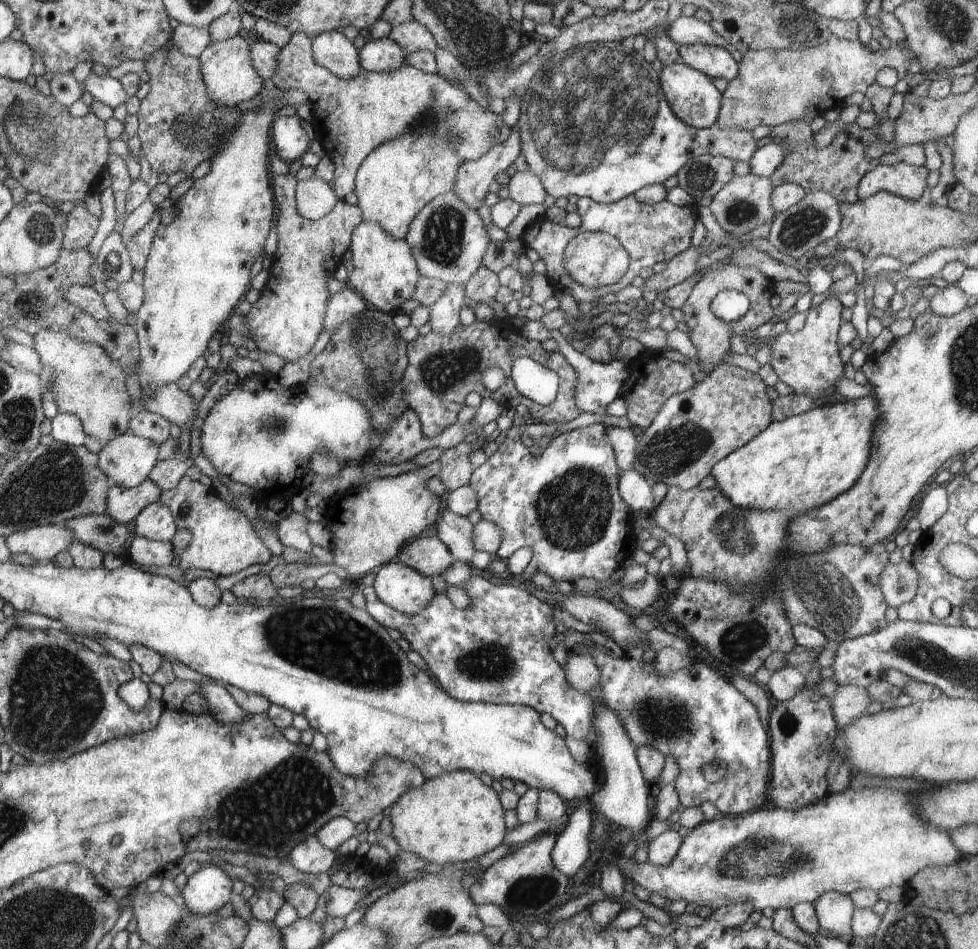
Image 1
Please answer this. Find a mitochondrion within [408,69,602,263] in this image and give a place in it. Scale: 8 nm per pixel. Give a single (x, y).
(439, 139)

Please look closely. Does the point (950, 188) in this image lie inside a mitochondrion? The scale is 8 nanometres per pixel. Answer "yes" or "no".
no

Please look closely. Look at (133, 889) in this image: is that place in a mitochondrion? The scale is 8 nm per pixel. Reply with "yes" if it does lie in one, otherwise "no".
no

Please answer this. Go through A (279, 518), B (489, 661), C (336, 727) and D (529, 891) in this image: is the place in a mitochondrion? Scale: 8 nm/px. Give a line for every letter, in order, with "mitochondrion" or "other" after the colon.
A: other
B: mitochondrion
C: other
D: mitochondrion

